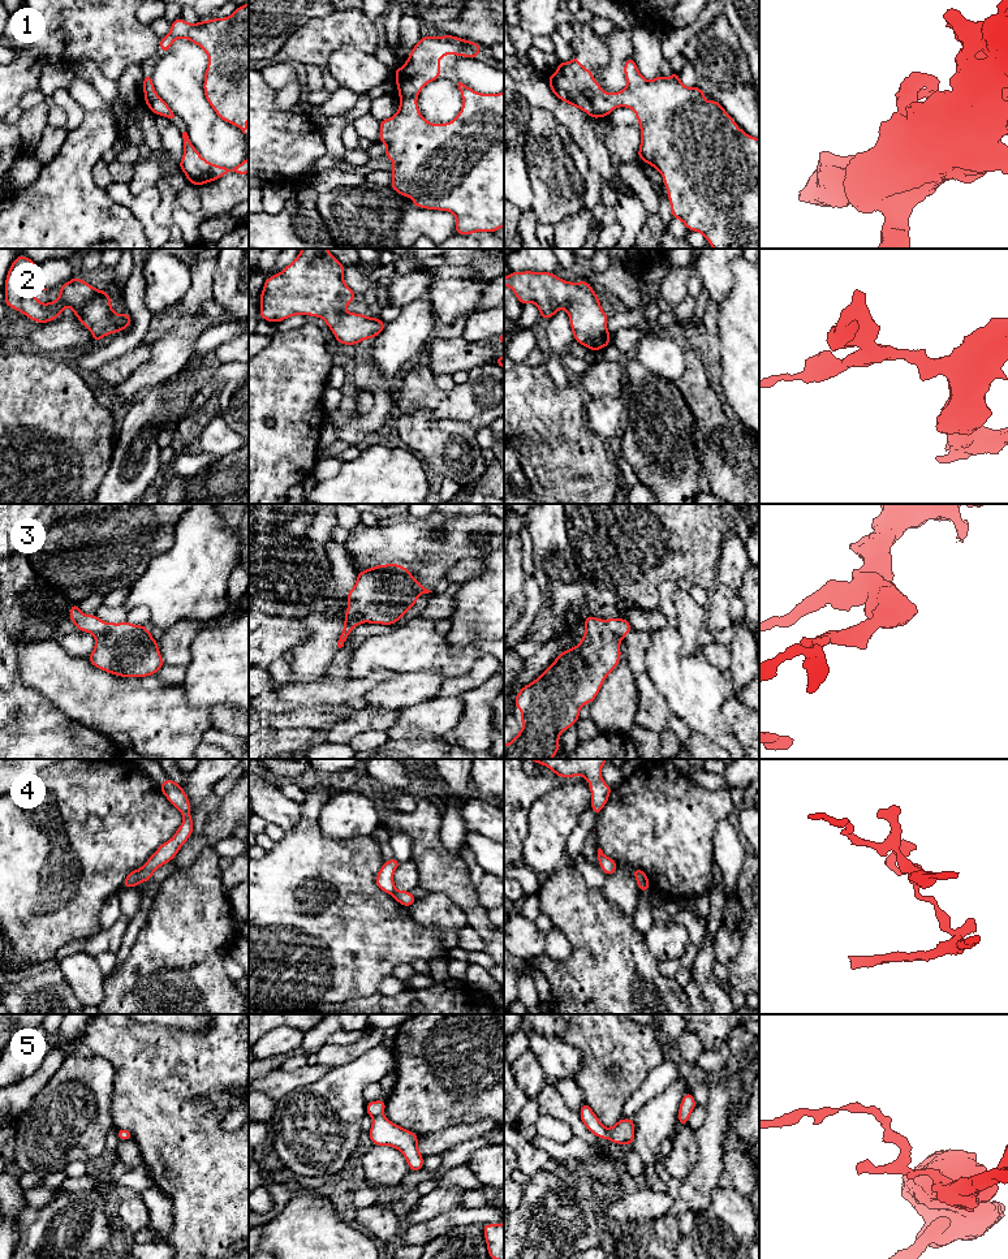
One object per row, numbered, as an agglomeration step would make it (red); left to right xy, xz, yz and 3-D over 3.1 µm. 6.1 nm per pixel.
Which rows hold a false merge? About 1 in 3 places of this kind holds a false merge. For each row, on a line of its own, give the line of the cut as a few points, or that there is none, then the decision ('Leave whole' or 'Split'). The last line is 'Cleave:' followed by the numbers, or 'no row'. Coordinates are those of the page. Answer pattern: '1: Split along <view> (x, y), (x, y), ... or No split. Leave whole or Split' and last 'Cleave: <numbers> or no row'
1: No split. Leave whole
2: No split. Leave whole
3: No split. Leave whole
4: No split. Leave whole
5: No split. Leave whole
Cleave: no row

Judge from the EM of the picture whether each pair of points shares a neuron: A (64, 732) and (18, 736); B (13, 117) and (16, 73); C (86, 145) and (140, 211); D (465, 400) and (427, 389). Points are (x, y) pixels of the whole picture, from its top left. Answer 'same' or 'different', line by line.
A: same
B: different
C: different
D: same

